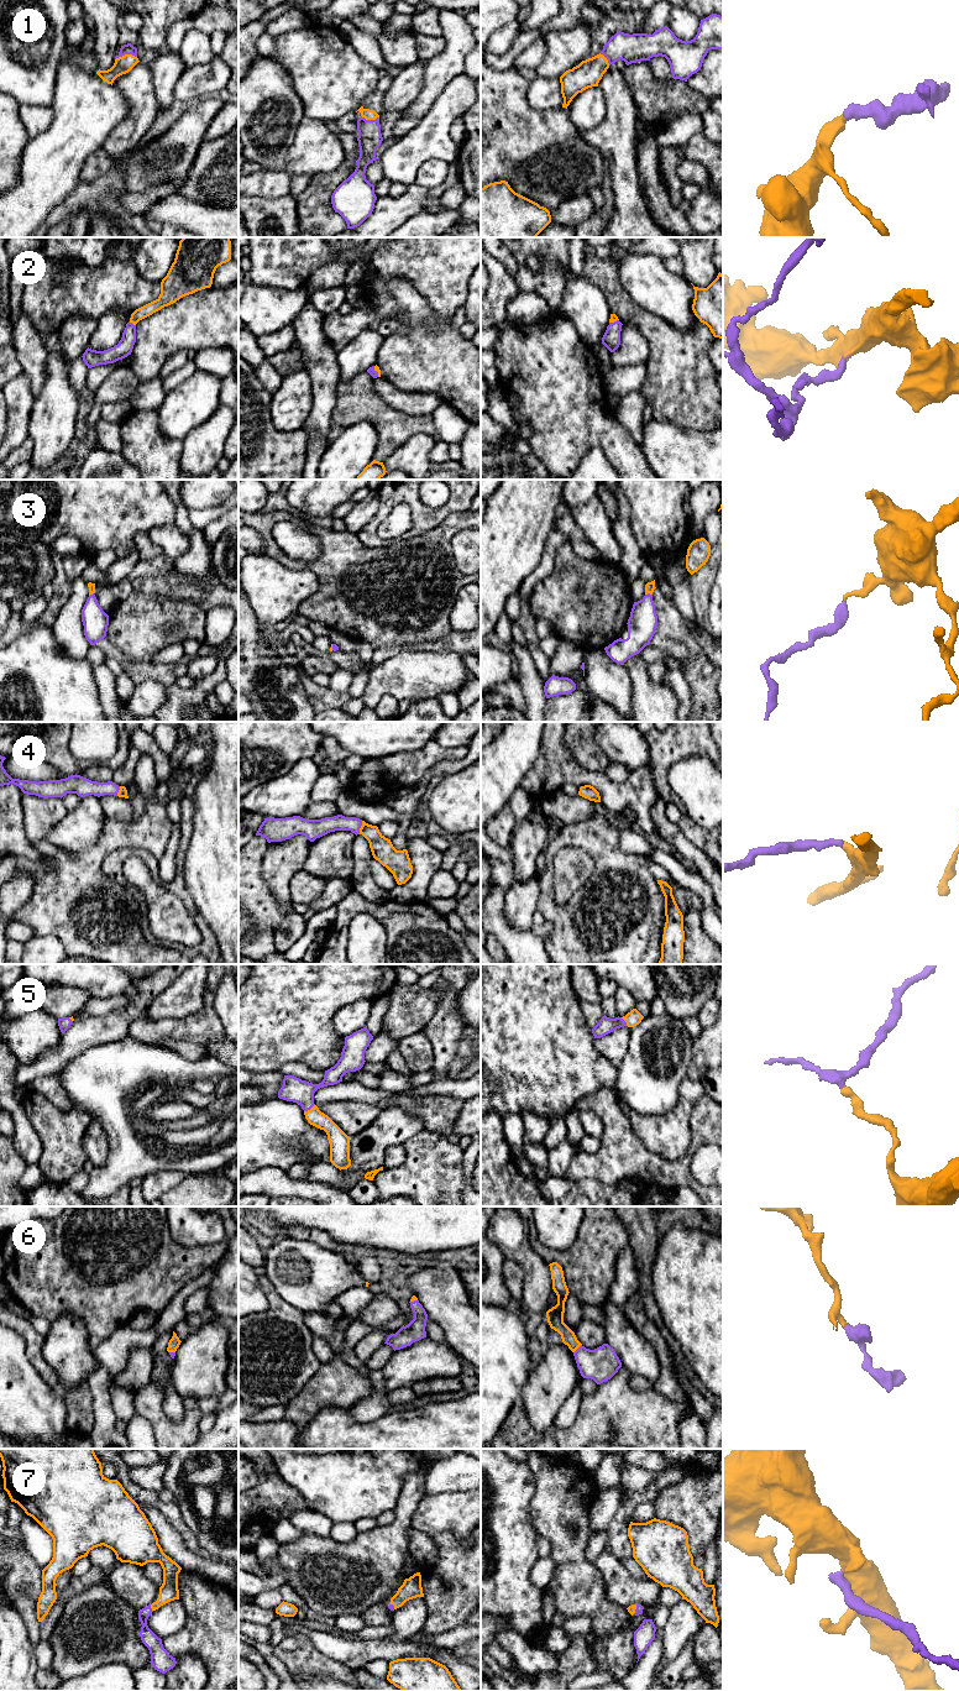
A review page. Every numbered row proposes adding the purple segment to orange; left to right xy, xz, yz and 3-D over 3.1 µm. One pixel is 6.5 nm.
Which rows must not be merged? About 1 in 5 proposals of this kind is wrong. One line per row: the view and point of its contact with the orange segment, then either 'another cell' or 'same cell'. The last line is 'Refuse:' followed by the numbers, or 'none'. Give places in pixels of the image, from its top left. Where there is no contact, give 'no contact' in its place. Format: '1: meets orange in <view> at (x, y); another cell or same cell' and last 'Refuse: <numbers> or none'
1: meets orange in xy at (125, 55); same cell
2: meets orange in xy at (132, 323); same cell
3: meets orange in yz at (648, 592); same cell
4: meets orange in xz at (361, 827); same cell
5: meets orange in xz at (310, 1109); same cell
6: meets orange in yz at (577, 1347); same cell
7: meets orange in xy at (151, 1607); same cell
Refuse: none

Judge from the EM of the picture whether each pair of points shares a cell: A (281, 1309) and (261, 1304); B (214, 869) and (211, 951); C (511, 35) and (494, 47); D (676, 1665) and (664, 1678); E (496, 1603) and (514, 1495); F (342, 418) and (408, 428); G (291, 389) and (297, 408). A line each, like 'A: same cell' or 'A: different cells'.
A: different cells
B: different cells
C: same cell
D: same cell
E: same cell
F: same cell
G: same cell

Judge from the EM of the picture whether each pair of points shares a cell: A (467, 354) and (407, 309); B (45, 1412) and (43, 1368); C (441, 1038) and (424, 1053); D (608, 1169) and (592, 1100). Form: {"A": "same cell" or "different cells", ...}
{"A": "same cell", "B": "different cells", "C": "different cells", "D": "same cell"}

